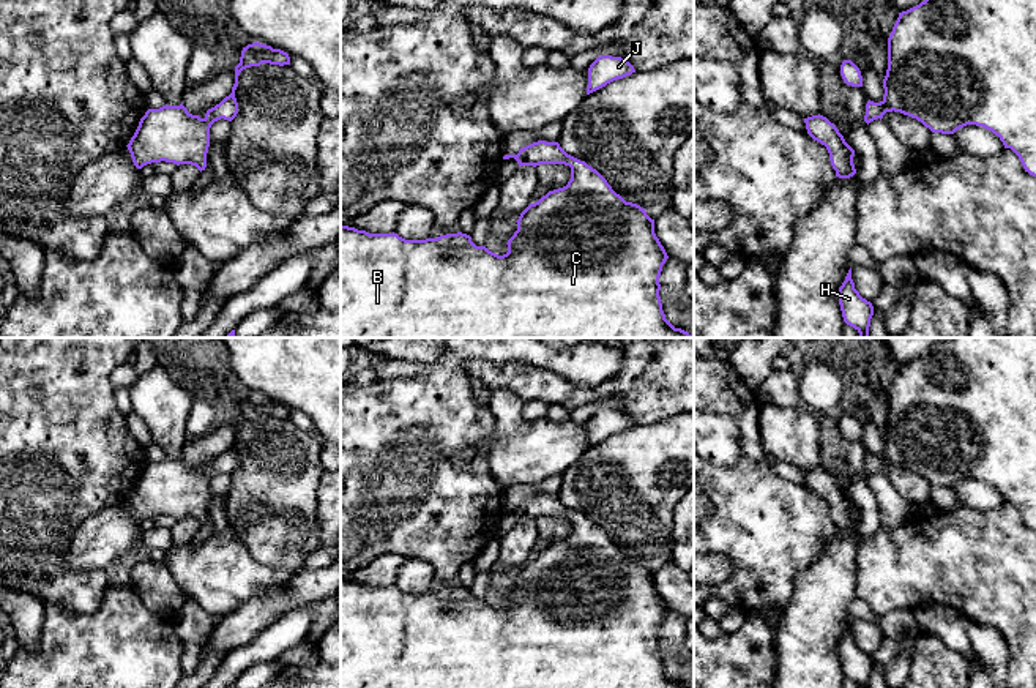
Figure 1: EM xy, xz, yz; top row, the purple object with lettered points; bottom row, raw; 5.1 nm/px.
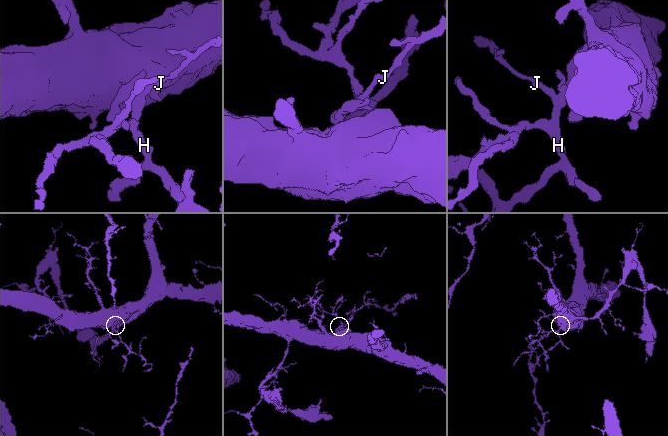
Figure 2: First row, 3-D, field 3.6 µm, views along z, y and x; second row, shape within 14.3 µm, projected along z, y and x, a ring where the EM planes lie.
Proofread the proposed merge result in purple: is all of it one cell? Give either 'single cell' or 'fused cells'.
single cell

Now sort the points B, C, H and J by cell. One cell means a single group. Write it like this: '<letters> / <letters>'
B C H J

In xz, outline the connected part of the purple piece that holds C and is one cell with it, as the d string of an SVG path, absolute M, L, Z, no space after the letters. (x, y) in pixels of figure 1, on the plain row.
M538 494L520 502L517 508L503 510L503 513L509 511L514 511L519 521L569 519L571 533L566 540L549 544L520 566L516 574L517 584L508 593L508 606L503 609L489 604L486 600L476 600L471 590L462 585L426 593L405 593L394 585L369 587L341 579L341 688L689 688L681 682L675 682L662 664L659 630L669 609L654 587L654 573L647 568L645 562L626 555L596 522L568 508L558 495Z

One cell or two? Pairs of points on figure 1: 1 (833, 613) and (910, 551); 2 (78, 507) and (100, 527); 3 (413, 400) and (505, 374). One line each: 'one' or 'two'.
1: two
2: two
3: two

